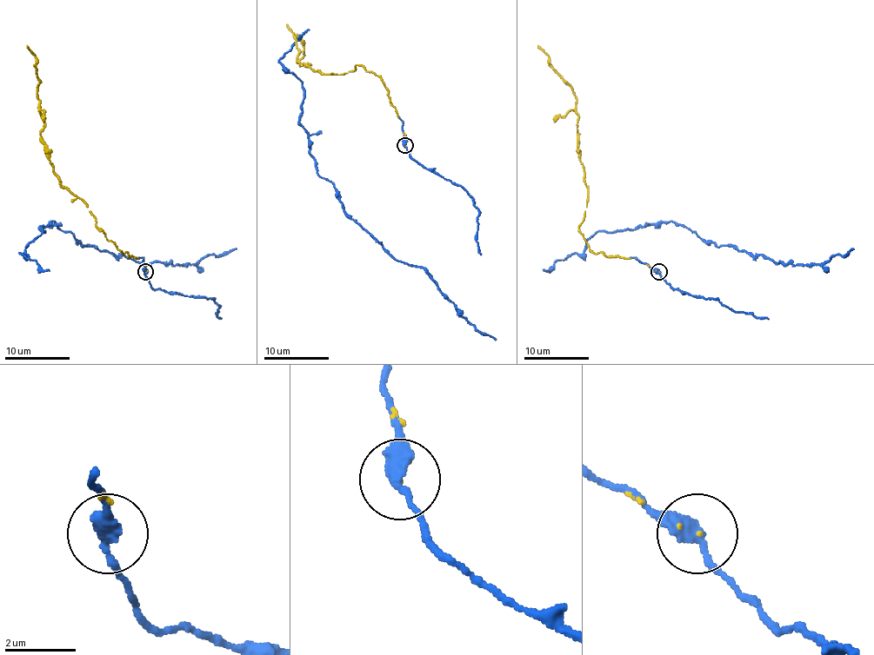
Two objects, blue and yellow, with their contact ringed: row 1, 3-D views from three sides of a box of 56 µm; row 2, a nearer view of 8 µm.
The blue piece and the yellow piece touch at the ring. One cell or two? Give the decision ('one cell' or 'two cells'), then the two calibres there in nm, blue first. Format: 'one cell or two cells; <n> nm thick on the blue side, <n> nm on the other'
one cell; 380 nm thick on the blue side, 40 nm on the other

